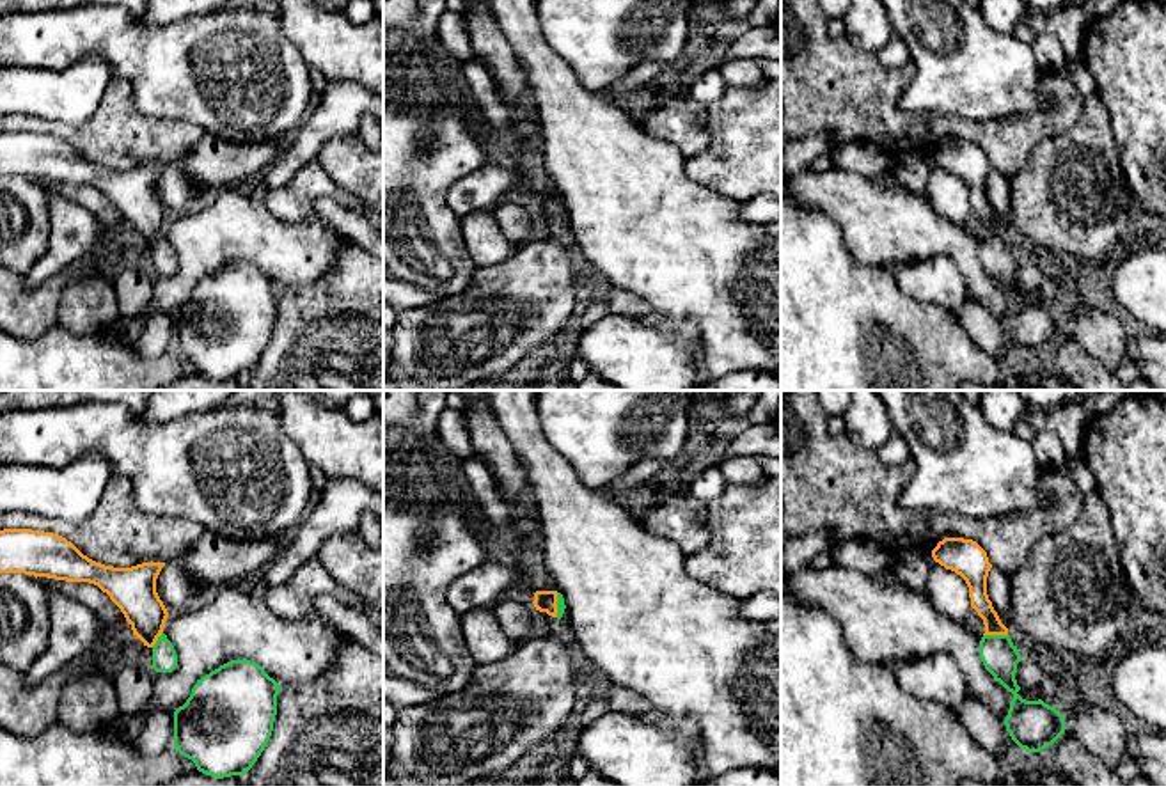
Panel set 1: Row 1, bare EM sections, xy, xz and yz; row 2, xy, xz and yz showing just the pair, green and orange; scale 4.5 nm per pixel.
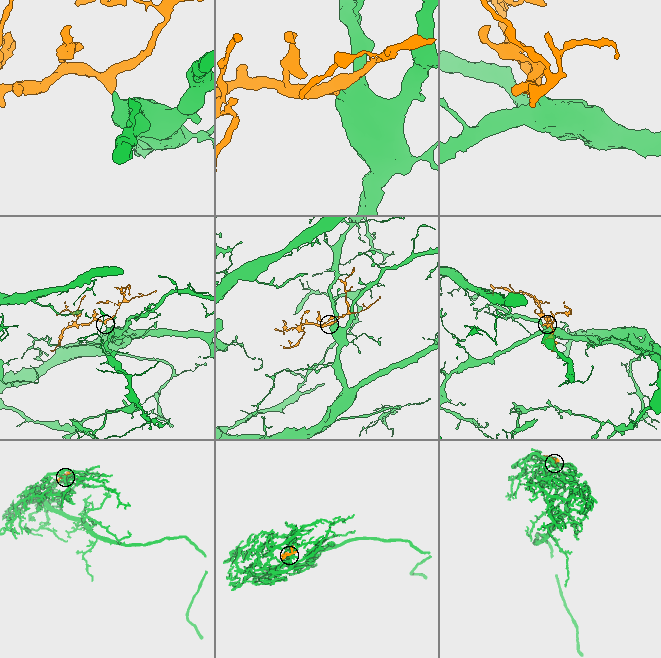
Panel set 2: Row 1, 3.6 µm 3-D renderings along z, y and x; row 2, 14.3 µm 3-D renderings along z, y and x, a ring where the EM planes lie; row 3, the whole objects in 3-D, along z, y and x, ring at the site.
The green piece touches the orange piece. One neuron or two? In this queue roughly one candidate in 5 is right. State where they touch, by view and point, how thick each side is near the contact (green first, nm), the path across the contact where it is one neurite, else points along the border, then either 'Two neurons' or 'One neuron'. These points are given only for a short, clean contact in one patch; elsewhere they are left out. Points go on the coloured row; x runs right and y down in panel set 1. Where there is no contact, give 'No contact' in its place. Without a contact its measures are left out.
Touches green at yz (996, 636). Thickness 160 nm (green) against 90 nm. Path across: yz (998, 653), (996, 636), (976, 584). One neuron

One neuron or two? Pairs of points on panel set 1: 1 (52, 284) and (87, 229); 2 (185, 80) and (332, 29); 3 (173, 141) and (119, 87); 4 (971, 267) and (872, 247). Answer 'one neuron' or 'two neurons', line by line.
1: two neurons
2: two neurons
3: one neuron
4: one neuron

